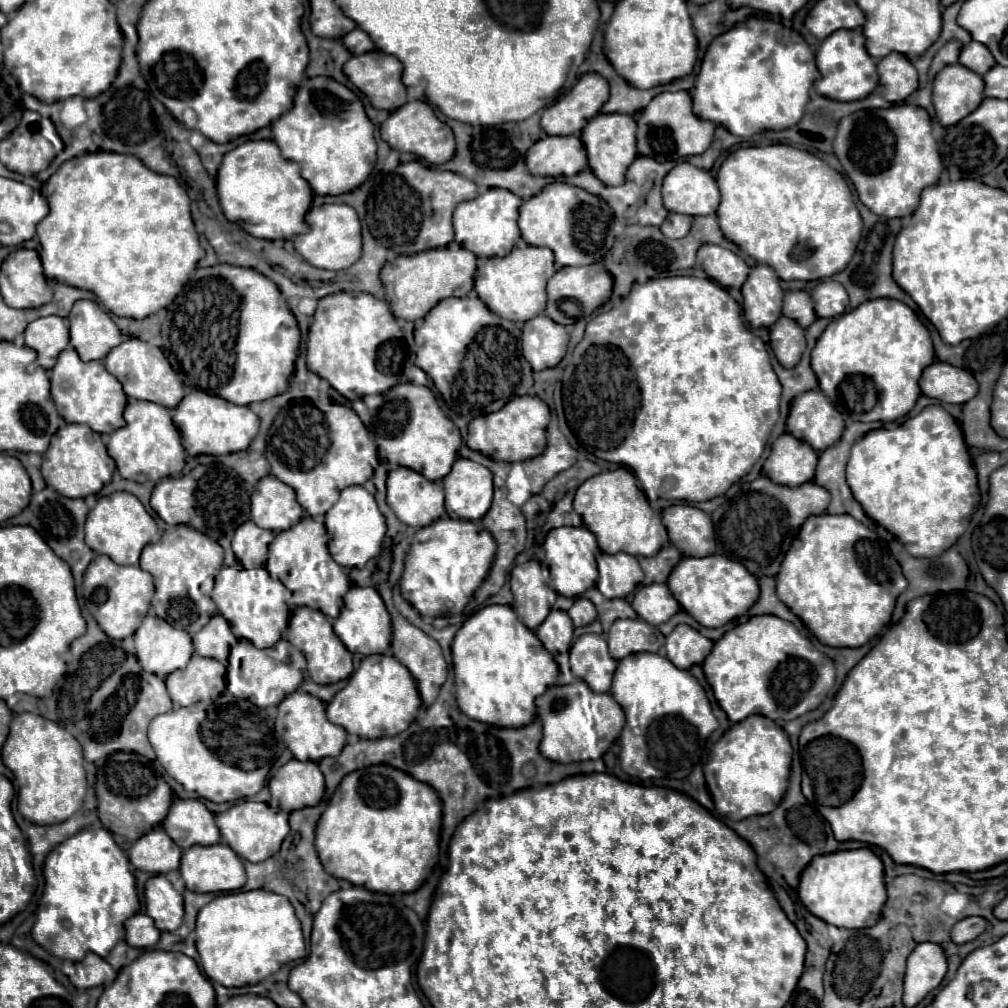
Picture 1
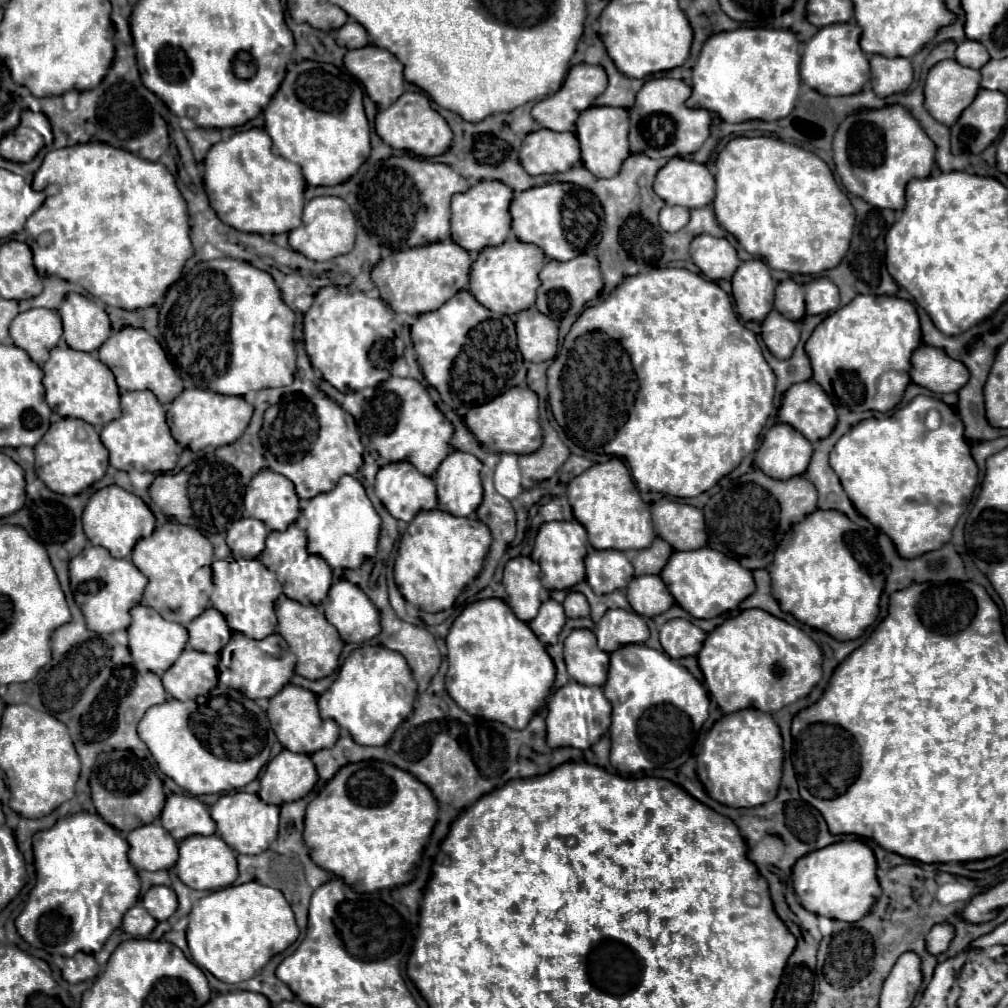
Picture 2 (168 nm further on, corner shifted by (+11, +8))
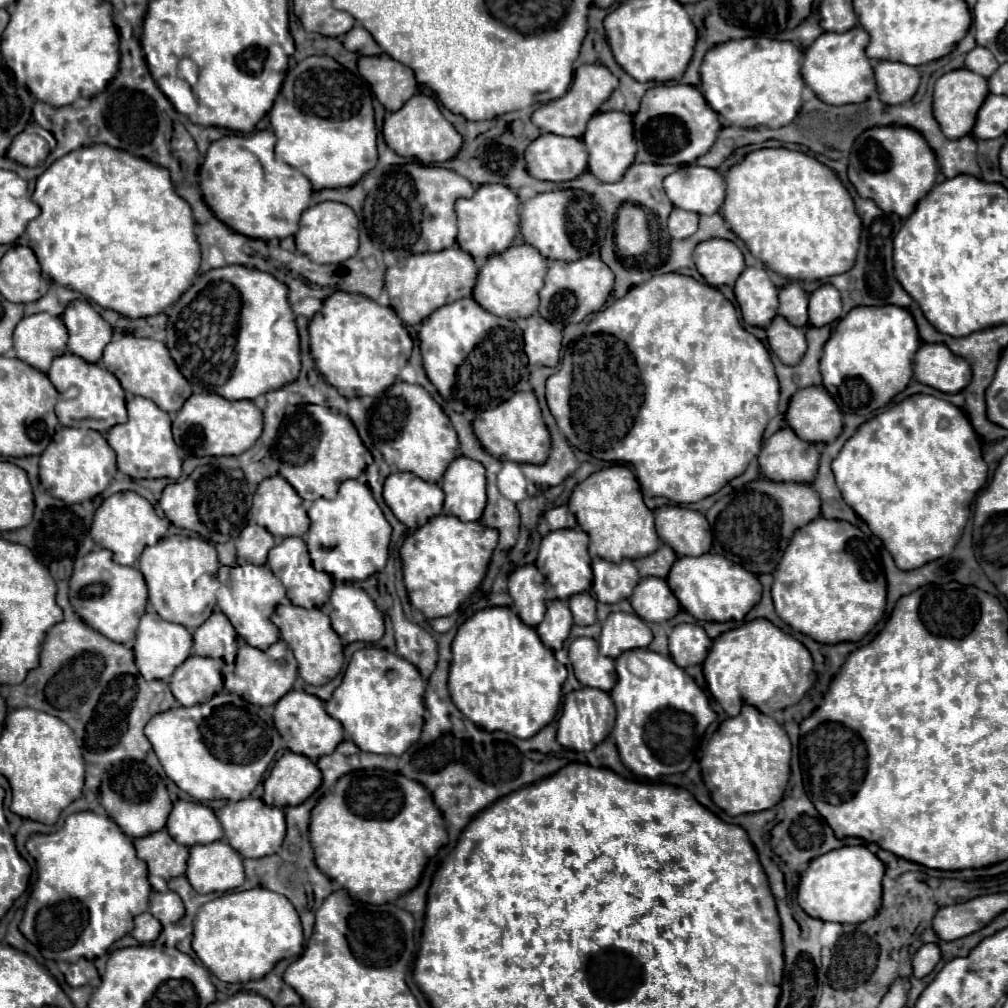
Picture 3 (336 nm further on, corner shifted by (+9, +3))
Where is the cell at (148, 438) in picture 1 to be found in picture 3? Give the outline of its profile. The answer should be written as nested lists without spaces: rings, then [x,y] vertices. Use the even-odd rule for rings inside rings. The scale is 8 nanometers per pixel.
[[[132,397],[128,399],[126,405],[128,405],[128,421],[112,427],[106,435],[108,445],[116,451],[118,471],[122,471],[132,479],[154,479],[154,477],[178,479],[182,475],[182,457],[178,445],[172,439],[170,415],[144,397]]]

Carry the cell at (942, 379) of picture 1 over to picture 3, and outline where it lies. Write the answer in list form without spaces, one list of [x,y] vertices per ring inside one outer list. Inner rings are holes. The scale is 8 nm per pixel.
[[[922,343],[914,355],[914,377],[942,393],[960,393],[970,383],[972,371],[942,343]]]

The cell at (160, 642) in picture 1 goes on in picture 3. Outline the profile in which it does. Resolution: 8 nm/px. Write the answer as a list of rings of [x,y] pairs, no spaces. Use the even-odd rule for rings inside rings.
[[[144,613],[140,617],[140,625],[134,641],[134,657],[136,657],[138,671],[146,681],[152,681],[152,679],[166,681],[176,671],[176,667],[184,663],[184,659],[188,659],[190,649],[192,649],[192,635],[186,627],[168,623],[160,619],[160,615],[156,613]]]

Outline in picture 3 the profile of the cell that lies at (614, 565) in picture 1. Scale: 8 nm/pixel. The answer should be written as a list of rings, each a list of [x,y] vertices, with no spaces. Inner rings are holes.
[[[594,557],[592,571],[592,589],[596,593],[596,599],[602,603],[618,603],[622,599],[628,599],[632,595],[632,589],[640,581],[640,575],[630,559],[610,563],[600,557]]]

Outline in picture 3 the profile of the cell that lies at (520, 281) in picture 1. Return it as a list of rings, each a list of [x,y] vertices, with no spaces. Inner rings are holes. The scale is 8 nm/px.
[[[512,245],[502,253],[490,255],[478,273],[474,299],[492,315],[518,319],[538,309],[538,291],[544,287],[546,259],[532,245]]]

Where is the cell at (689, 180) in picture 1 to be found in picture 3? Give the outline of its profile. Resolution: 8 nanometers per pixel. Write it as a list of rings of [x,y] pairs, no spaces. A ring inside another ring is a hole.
[[[684,165],[664,179],[664,191],[674,207],[712,215],[724,201],[726,183],[716,169]]]

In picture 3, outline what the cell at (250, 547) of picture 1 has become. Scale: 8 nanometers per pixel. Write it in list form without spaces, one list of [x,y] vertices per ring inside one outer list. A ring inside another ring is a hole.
[[[252,523],[246,525],[244,531],[235,540],[236,563],[254,563],[254,565],[264,565],[268,551],[274,547],[274,537],[260,525]]]

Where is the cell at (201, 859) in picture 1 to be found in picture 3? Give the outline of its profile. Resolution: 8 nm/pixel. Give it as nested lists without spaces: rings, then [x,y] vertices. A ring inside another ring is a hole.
[[[224,841],[194,845],[188,857],[186,879],[198,893],[224,893],[244,883],[240,855]]]

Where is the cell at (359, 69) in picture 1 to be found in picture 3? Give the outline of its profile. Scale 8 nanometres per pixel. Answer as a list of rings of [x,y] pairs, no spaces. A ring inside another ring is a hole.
[[[388,55],[360,57],[358,73],[370,83],[376,99],[386,107],[386,111],[398,111],[418,87],[412,69]]]

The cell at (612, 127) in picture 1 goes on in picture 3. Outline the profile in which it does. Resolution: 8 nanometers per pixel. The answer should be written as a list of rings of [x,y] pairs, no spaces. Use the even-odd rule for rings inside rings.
[[[608,111],[608,113],[596,113],[586,127],[584,143],[588,149],[588,171],[600,179],[602,183],[616,183],[622,179],[626,169],[634,163],[636,155],[636,141],[632,135],[632,117],[624,115],[620,111]]]

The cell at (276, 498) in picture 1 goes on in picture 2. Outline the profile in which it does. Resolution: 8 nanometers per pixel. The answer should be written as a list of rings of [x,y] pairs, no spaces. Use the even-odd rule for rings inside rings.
[[[260,470],[246,488],[244,516],[262,520],[268,530],[286,530],[286,526],[294,524],[300,516],[300,498],[294,492],[294,484],[288,478],[282,478],[282,474],[274,474],[272,470]]]

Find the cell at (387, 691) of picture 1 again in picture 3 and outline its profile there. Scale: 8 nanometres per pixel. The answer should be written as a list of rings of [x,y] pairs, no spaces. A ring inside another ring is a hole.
[[[360,649],[352,655],[340,687],[326,701],[326,713],[342,723],[344,731],[362,751],[402,755],[420,737],[424,687],[426,681],[406,659],[386,649]]]

